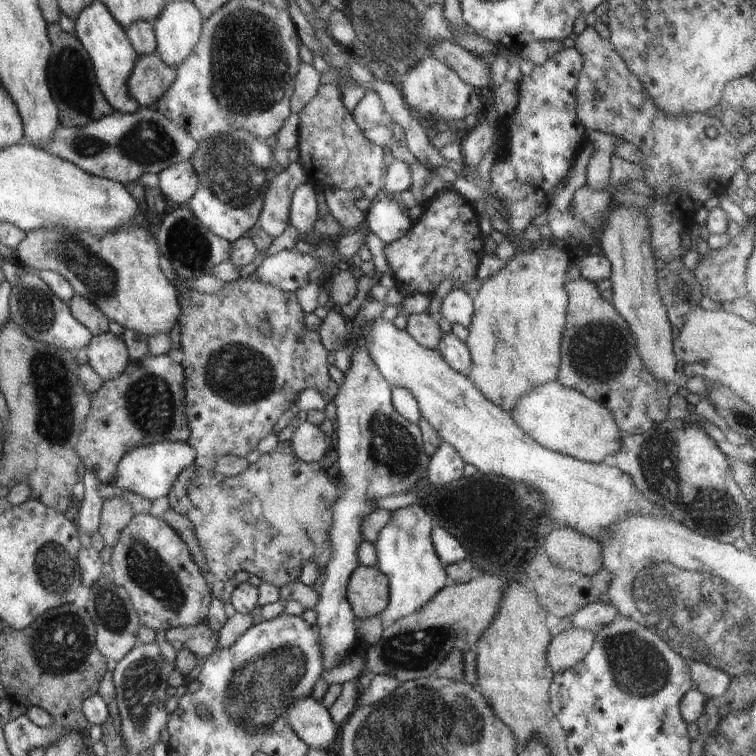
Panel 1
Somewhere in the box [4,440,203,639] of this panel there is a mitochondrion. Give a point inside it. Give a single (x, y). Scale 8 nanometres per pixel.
(145, 566)

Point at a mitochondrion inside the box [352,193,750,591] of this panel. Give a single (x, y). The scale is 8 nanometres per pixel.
(715, 510)

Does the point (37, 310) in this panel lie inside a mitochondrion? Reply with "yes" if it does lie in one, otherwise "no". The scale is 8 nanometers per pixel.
yes

